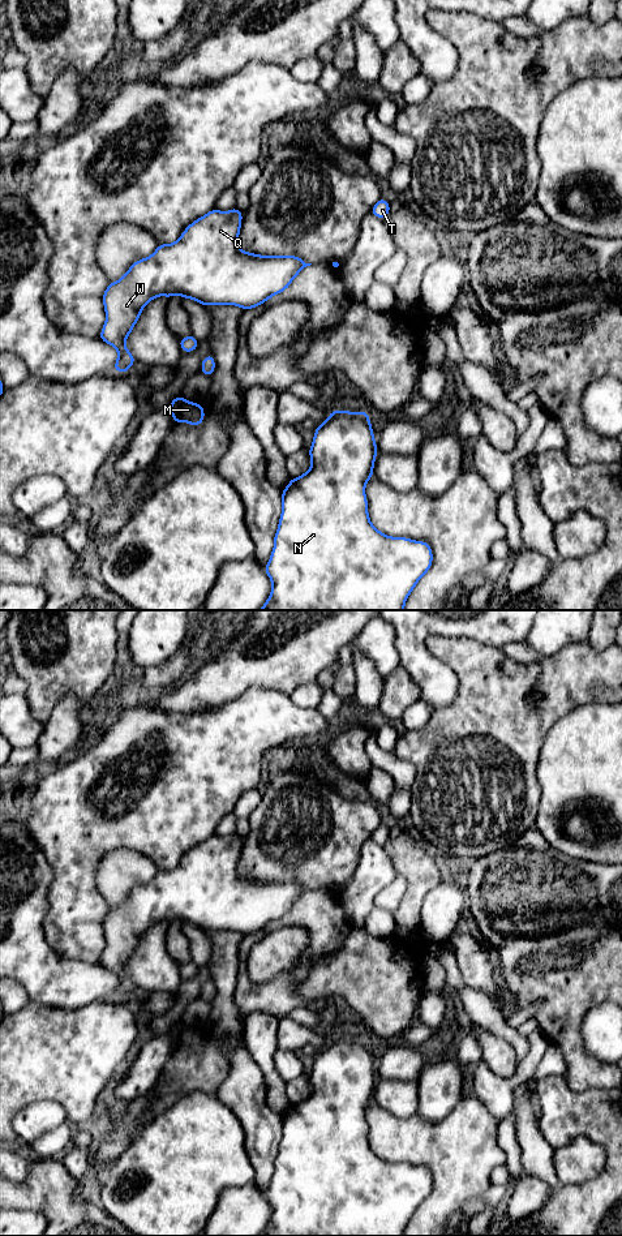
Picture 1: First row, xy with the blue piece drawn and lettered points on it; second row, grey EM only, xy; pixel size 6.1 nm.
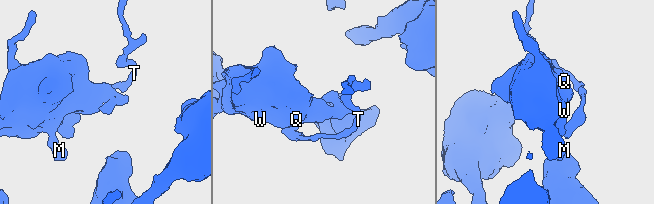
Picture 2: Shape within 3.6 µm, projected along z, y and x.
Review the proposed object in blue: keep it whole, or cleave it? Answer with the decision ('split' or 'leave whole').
leave whole

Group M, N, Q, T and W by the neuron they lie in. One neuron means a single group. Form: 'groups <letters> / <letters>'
groups M N Q T W

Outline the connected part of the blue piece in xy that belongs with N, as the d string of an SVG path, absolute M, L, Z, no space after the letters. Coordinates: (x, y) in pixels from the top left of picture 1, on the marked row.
M335 409L314 430L308 450L310 468L291 478L282 490L282 514L274 536L274 549L265 572L273 588L259 610L404 610L406 601L433 563L433 552L425 541L391 537L370 522L365 485L373 477L377 458L369 413Z

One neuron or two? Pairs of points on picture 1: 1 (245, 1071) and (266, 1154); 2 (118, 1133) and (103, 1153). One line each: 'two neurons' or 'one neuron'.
1: one neuron
2: one neuron

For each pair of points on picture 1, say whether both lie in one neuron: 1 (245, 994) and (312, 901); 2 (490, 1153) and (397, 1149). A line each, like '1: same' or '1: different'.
1: same
2: same

